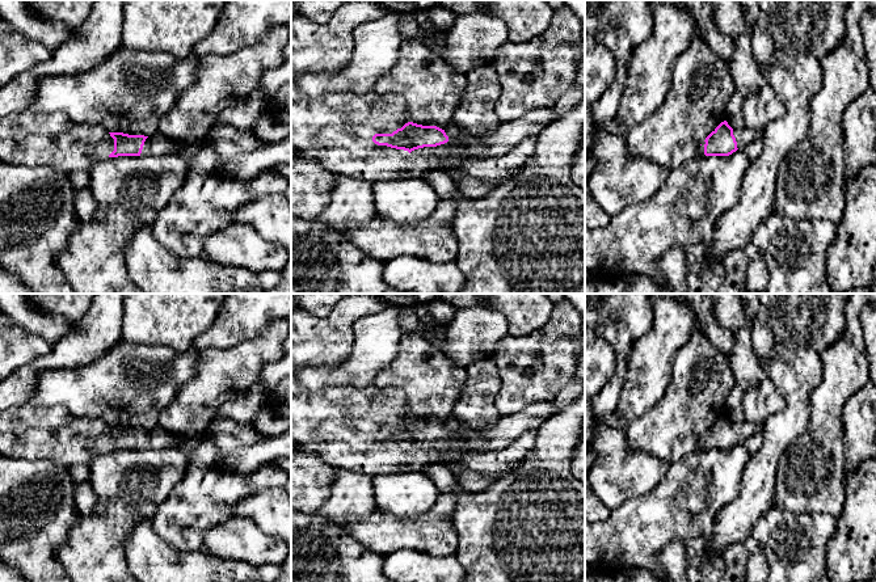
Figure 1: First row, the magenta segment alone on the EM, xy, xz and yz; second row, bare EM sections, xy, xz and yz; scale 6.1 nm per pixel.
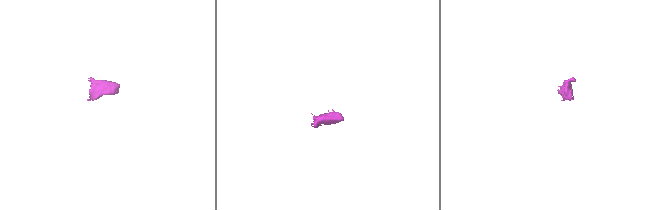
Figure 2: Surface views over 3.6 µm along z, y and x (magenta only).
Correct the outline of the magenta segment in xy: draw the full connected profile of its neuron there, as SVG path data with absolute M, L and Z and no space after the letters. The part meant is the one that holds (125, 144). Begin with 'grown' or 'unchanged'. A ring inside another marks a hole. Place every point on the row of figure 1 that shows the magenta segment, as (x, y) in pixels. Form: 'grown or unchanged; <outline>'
grown; M63 111L0 118L0 161L9 165L46 166L68 174L89 172L109 157L174 152L174 142L159 131L152 136L109 132L100 125L76 123Z

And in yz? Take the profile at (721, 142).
grown; M727 121L721 122L698 148L696 159L704 156L729 156L744 149L761 134L750 128L733 130Z

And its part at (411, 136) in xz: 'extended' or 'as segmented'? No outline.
extended

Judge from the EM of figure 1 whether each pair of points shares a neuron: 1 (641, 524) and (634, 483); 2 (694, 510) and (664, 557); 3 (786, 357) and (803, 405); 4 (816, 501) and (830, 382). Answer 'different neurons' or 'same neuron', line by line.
1: different neurons
2: different neurons
3: same neuron
4: same neuron

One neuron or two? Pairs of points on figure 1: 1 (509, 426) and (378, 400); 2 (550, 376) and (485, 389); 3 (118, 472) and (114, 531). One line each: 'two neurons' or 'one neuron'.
1: one neuron
2: two neurons
3: one neuron

